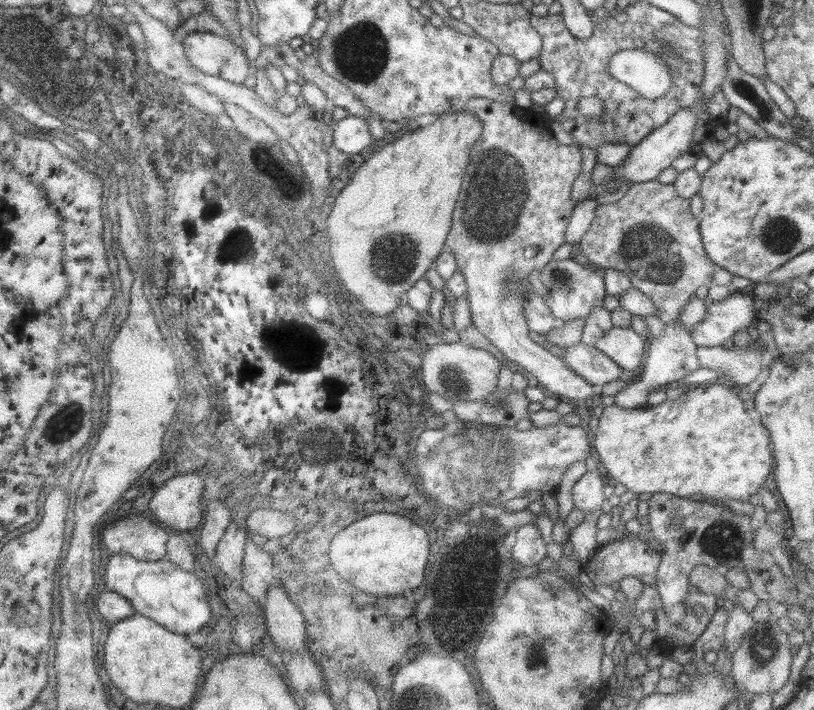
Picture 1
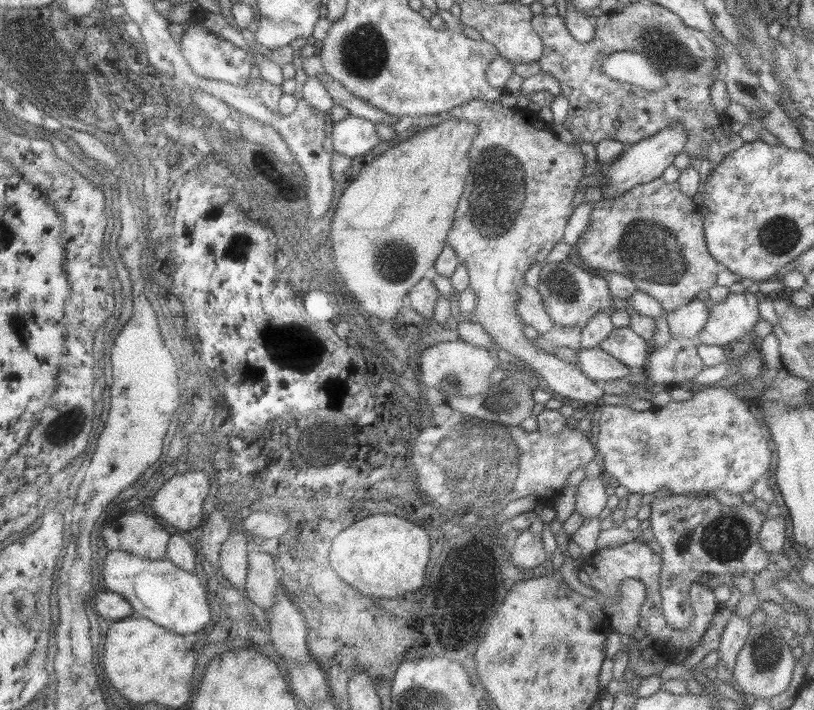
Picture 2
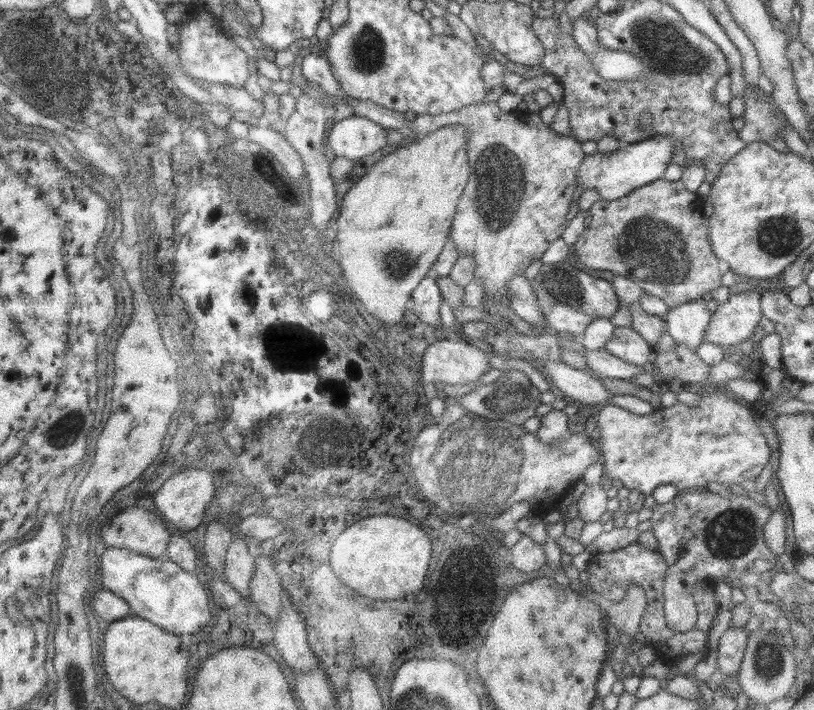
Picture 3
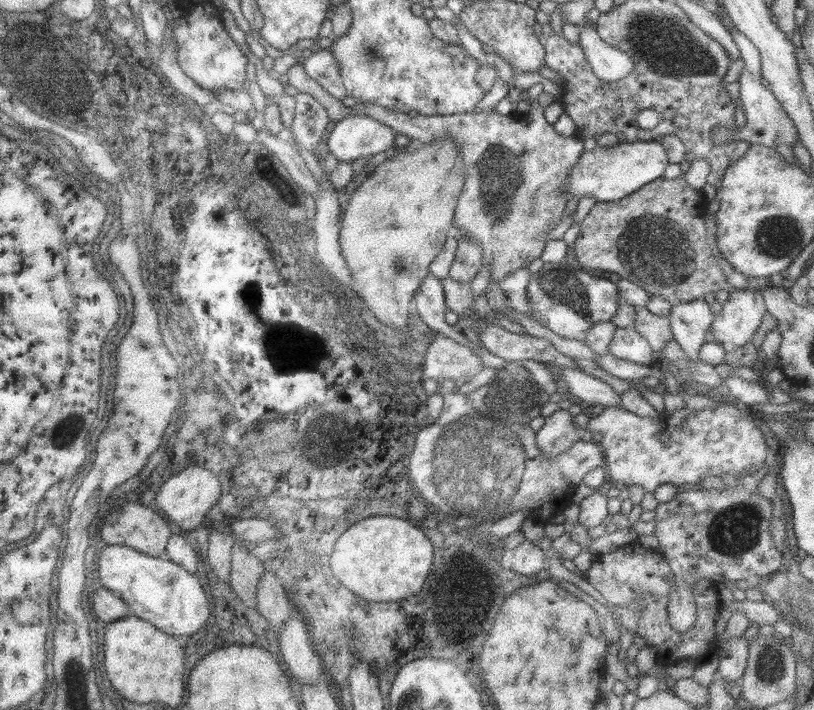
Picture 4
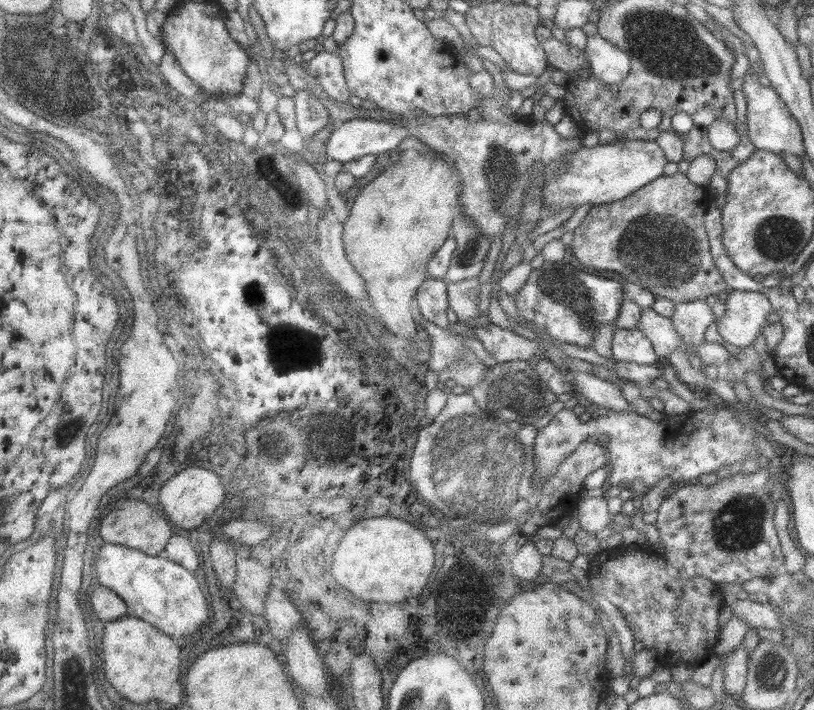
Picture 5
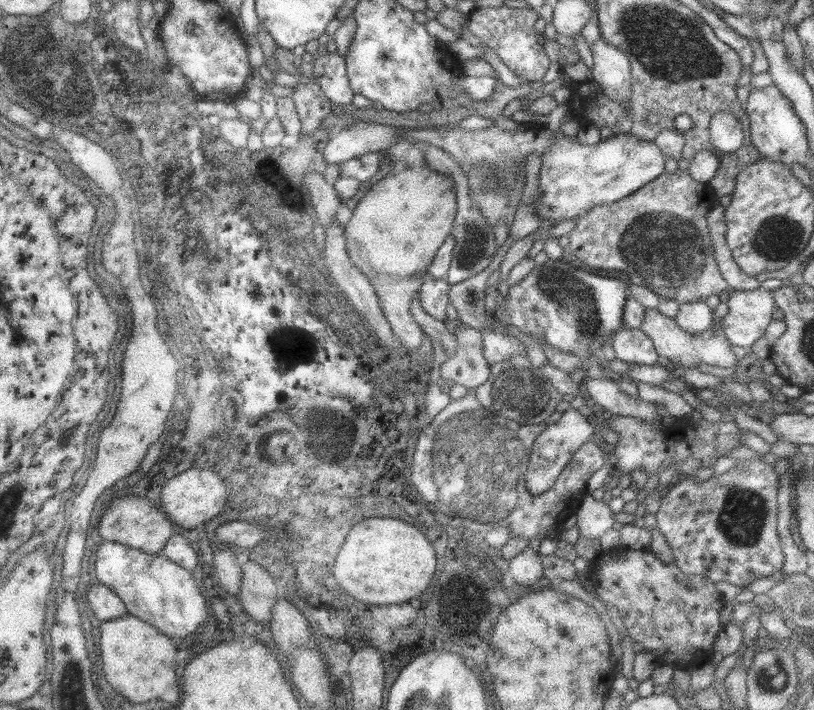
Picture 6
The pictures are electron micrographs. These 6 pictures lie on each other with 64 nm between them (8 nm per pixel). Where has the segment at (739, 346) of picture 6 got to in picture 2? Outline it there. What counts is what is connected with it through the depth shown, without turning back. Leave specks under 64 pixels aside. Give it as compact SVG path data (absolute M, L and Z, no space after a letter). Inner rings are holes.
M744 291L730 293L722 303L712 303L709 317L704 328L699 332L698 343L721 346L727 349L736 349L736 342L746 334L753 335L753 328L761 320L759 315L760 295Z

